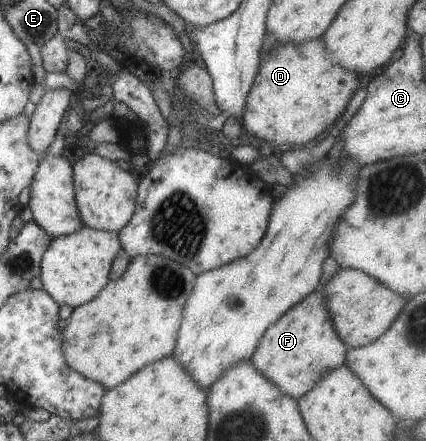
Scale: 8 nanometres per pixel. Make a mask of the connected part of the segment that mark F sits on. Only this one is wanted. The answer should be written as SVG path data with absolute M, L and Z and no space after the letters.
M319 284L319 288L291 305L291 308L266 328L250 360L267 380L276 384L288 397L297 400L323 375L344 364L348 349L337 336L332 320L328 316Z

